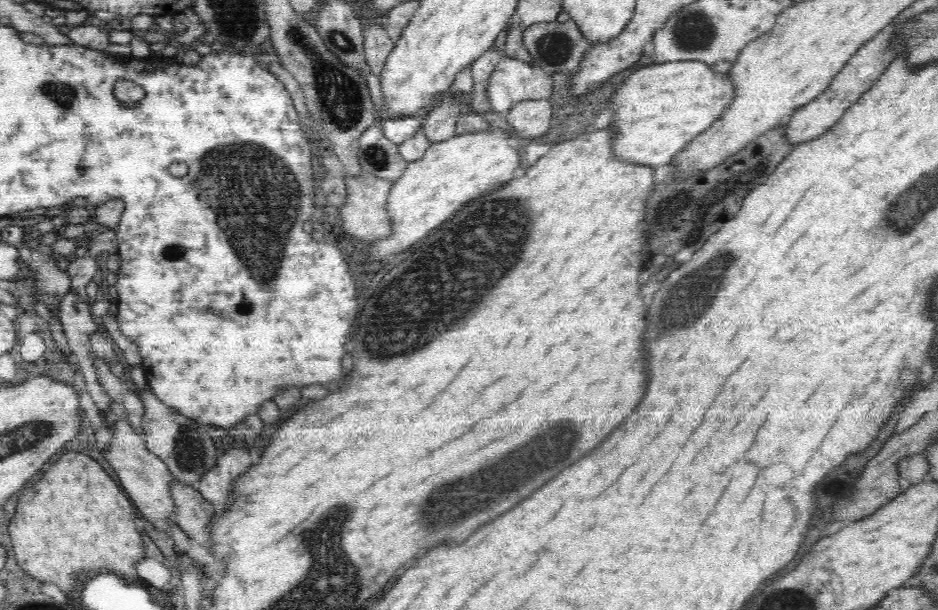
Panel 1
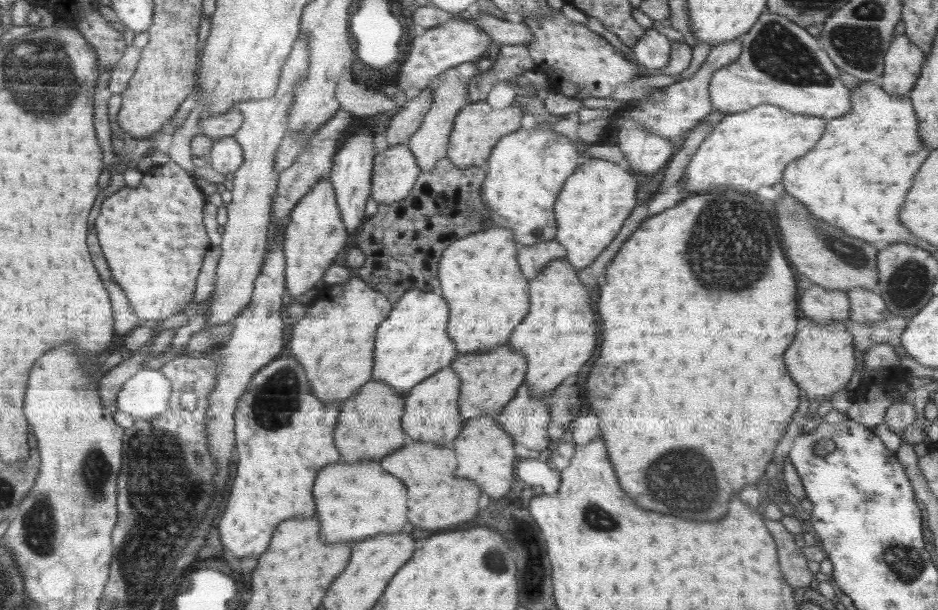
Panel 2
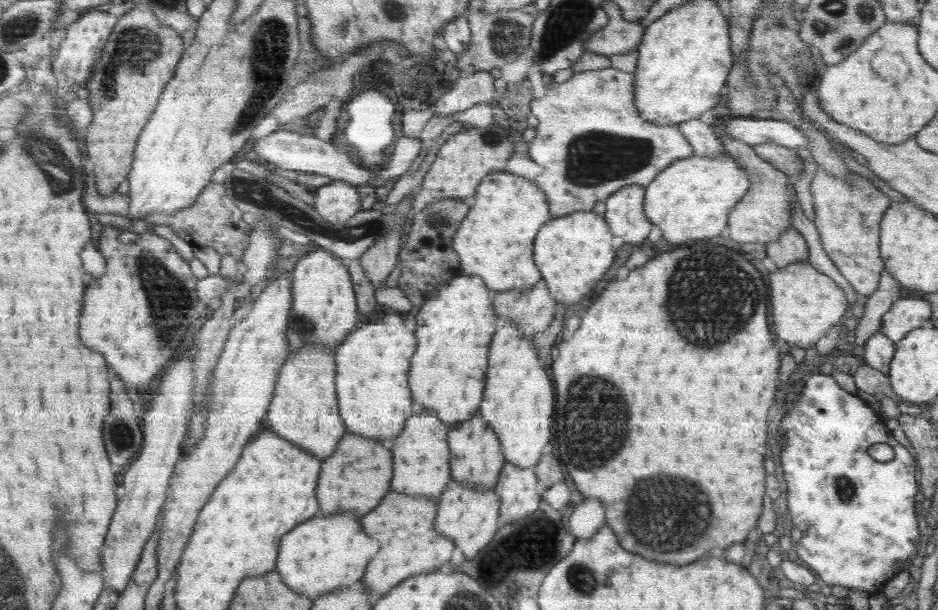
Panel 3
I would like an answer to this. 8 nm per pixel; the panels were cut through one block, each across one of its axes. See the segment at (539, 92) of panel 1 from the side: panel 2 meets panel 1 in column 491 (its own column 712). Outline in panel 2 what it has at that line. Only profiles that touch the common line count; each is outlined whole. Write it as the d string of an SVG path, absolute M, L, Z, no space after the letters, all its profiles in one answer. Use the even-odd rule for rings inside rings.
M766 10L754 28L742 37L741 56L712 74L710 101L713 111L726 114L774 104L792 114L835 119L850 113L853 108L853 95L840 76L840 68L820 45L819 39L786 15Z

